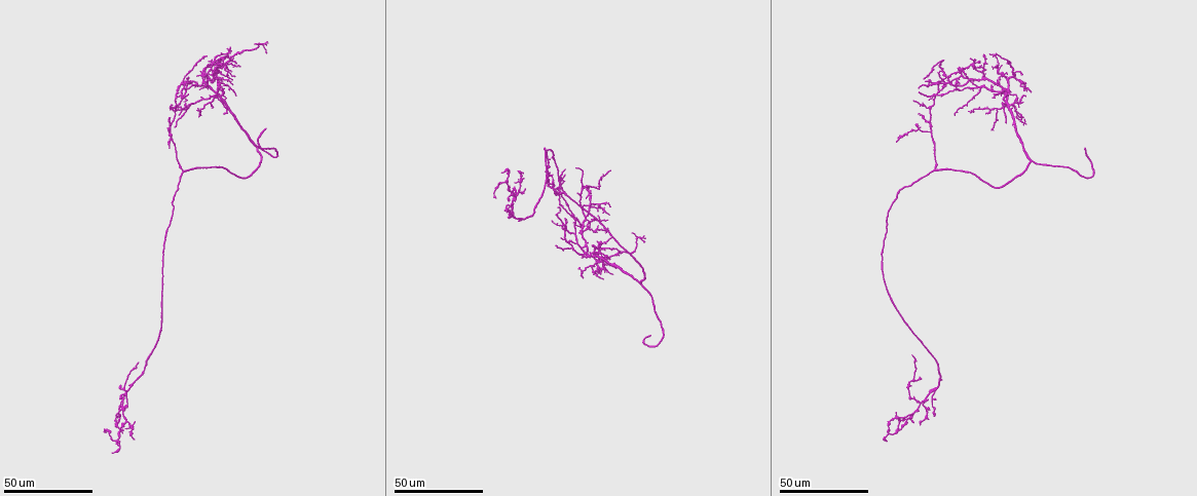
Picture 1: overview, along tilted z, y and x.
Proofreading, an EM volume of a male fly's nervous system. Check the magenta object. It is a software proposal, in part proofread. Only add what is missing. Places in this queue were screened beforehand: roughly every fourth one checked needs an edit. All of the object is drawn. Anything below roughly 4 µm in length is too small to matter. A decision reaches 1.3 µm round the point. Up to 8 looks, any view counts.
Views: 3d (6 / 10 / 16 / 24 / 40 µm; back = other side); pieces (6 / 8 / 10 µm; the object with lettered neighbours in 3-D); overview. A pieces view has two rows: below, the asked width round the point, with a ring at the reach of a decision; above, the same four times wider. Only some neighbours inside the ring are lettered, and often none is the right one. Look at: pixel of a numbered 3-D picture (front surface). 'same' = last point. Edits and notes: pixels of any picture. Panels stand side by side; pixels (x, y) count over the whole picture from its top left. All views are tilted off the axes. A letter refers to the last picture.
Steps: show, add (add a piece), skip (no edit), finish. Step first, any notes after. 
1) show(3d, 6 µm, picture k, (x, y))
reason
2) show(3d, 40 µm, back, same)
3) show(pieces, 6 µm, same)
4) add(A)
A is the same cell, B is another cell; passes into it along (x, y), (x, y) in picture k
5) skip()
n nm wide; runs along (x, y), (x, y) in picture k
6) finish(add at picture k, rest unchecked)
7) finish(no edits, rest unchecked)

show(3d, 24 µm, picture 1, (187, 79))
free end

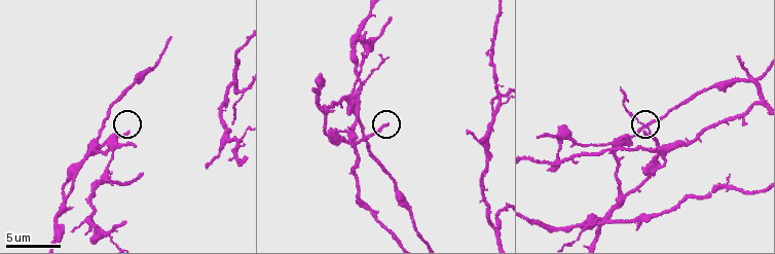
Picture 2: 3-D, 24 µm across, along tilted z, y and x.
show(pieces, 10 µm, picture 2, (127, 133))
what lies round it

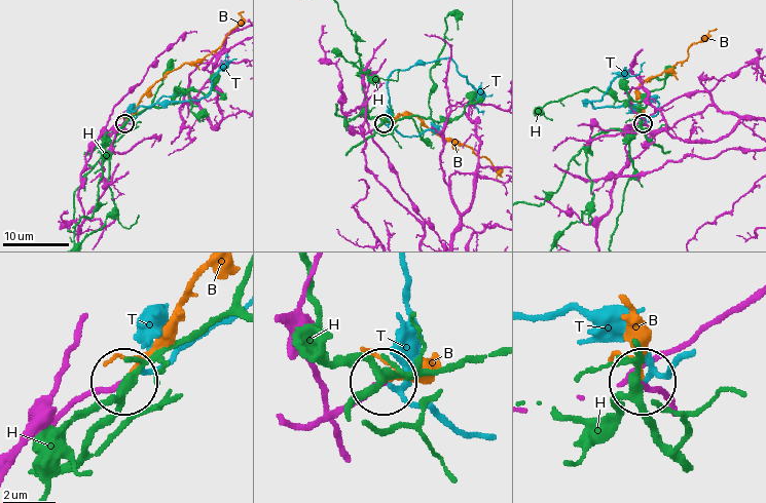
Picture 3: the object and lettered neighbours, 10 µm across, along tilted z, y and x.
add(B)
B is the same cell, H and T are other cells; it goes on there

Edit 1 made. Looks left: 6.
show(overview)

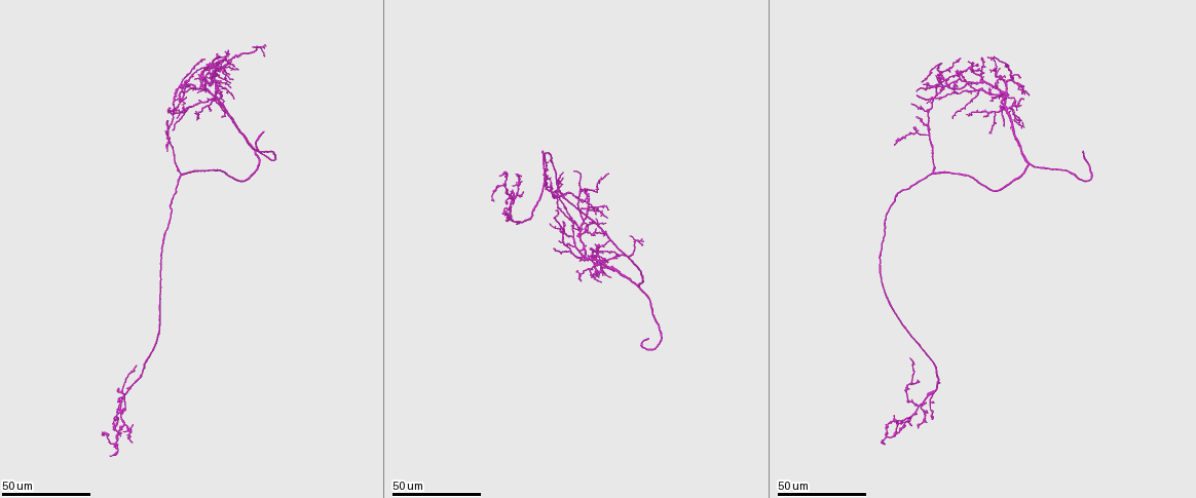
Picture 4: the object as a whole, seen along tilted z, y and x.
show(3d, 24 µm, picture 4, (598, 278))
tapers out

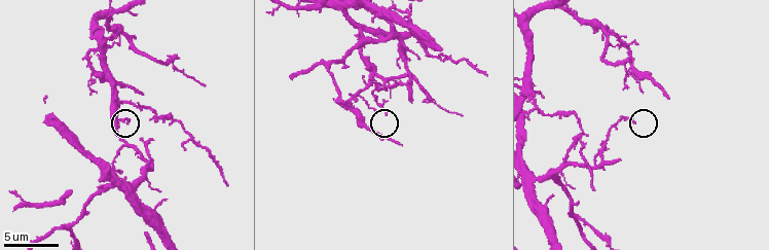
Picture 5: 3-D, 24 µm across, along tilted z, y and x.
show(pieces, 10 µm, picture 5, (386, 112))

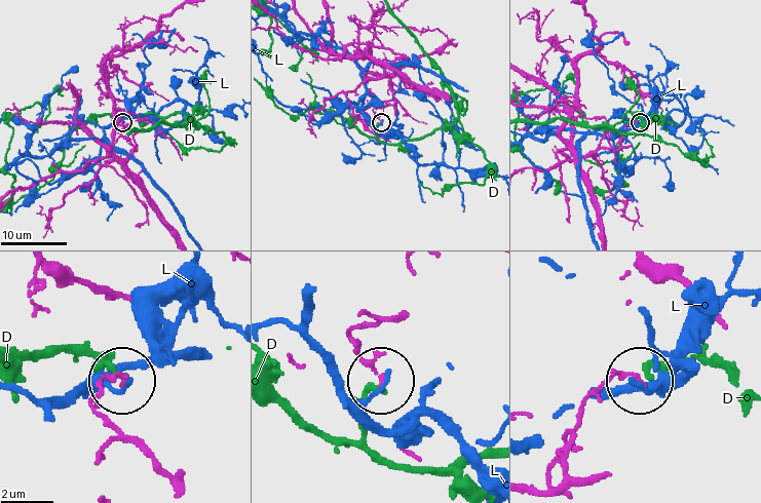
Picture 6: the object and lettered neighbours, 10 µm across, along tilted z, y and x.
skip()
D and L are other cells; runs along (527, 489), (560, 482), (583, 403), (623, 376), (635, 376) in picture 6; no lettered piece goes on from it

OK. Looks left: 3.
show(3d, 40 µm, picture 4, (606, 209))
an open end

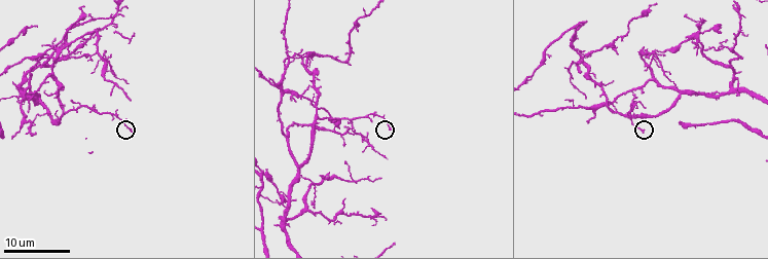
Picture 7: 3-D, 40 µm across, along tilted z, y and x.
show(pieces, 10 µm, picture 7, (389, 130))
what lies round it

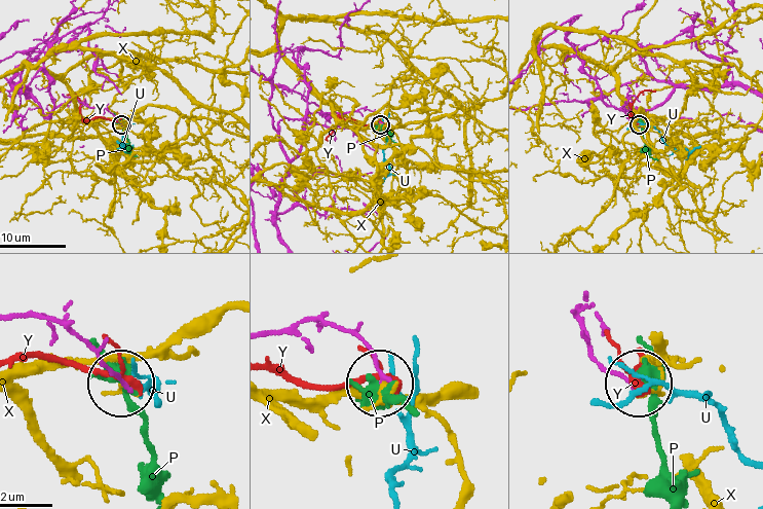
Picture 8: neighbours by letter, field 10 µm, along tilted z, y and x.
skip()
P, U, X and Y are other cells; runs along (12, 315), (66, 324), (123, 382) in picture 8; none of them fits

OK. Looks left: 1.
show(pieces, 6 µm, picture 2, (389, 20))
tapers out

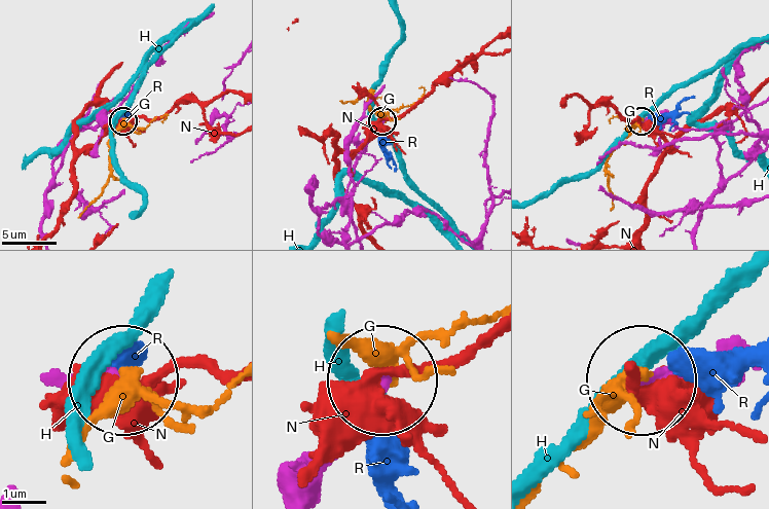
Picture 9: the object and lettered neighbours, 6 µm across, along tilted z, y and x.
skip()
G, H, N and R are other cells; runs along (293, 489), (377, 382) in picture 9; no lettered piece goes on from it

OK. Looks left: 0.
finish(add at picture 3, rest unchecked)

